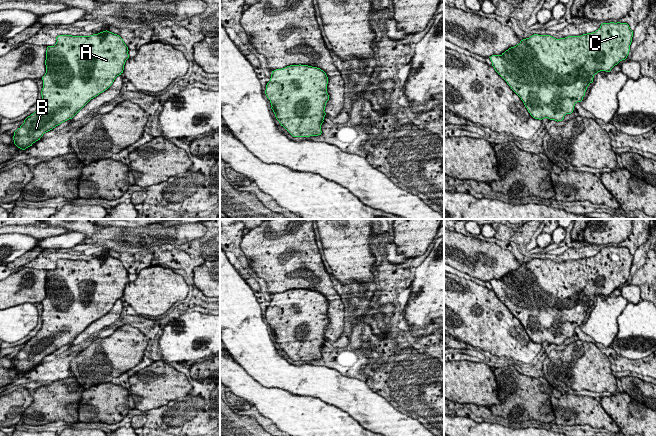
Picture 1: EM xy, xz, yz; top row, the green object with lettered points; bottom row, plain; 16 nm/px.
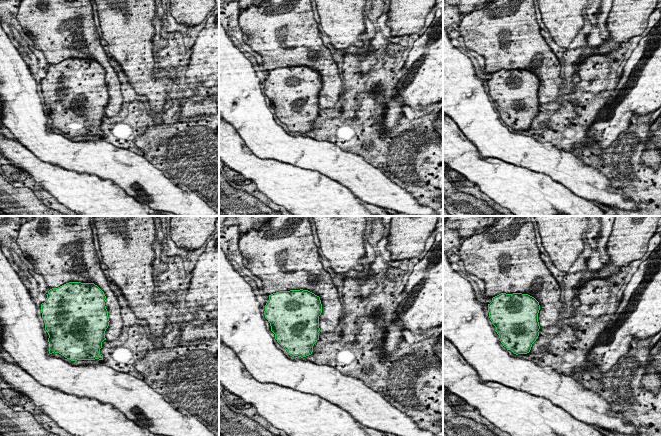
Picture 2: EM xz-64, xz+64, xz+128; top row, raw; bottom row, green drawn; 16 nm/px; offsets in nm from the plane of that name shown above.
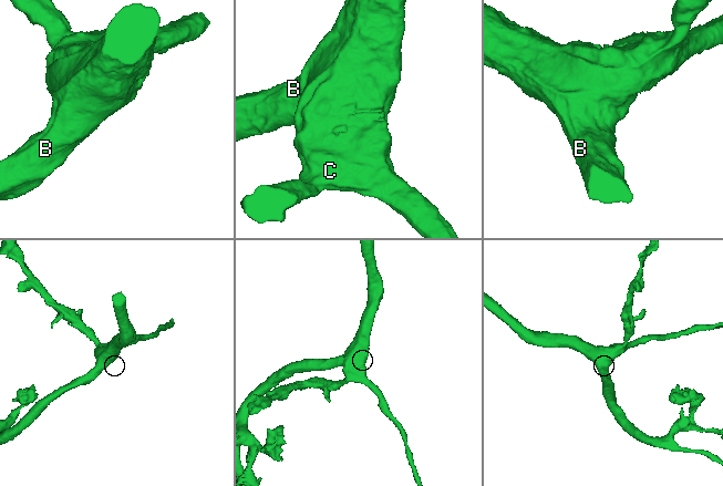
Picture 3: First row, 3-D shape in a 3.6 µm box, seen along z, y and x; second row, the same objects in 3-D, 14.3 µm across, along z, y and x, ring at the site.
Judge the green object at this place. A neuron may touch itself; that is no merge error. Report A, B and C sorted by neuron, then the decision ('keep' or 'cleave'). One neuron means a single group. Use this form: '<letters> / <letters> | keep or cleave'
A B C | keep

